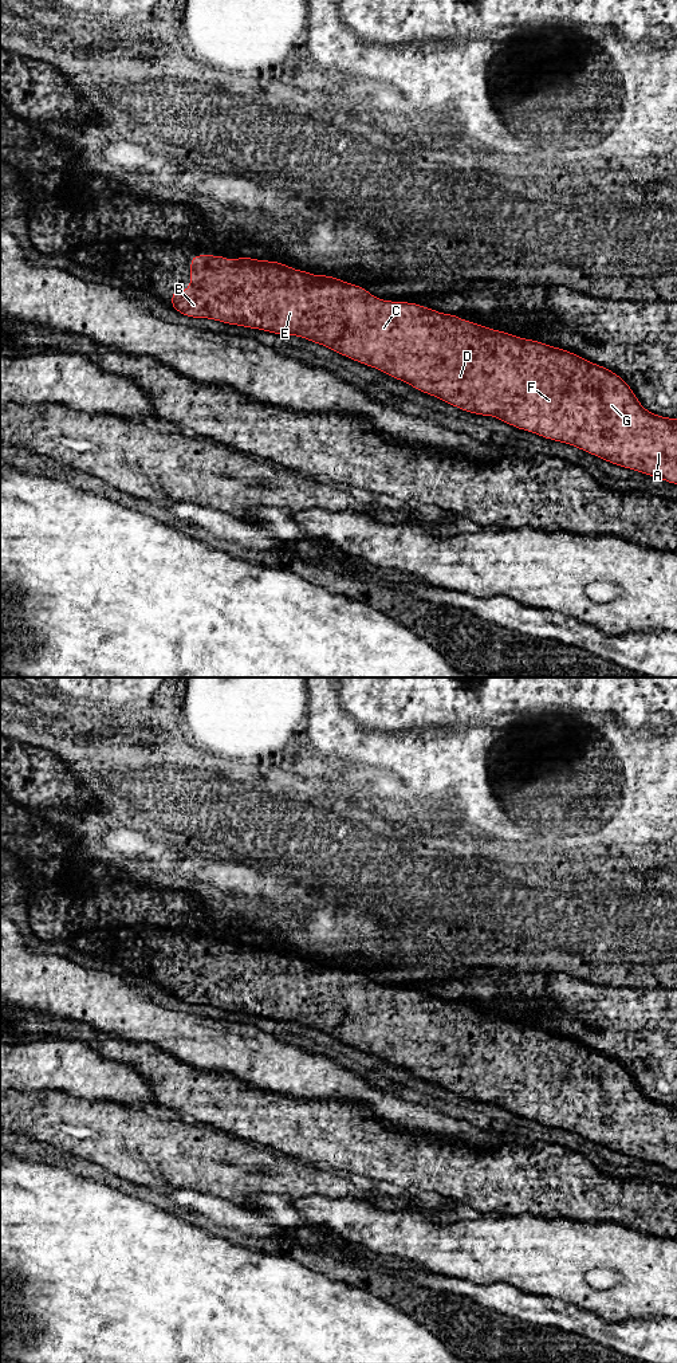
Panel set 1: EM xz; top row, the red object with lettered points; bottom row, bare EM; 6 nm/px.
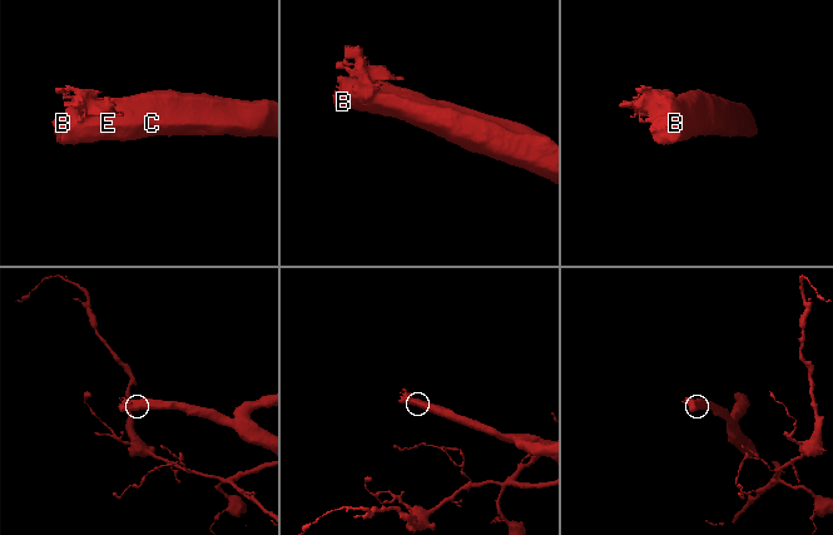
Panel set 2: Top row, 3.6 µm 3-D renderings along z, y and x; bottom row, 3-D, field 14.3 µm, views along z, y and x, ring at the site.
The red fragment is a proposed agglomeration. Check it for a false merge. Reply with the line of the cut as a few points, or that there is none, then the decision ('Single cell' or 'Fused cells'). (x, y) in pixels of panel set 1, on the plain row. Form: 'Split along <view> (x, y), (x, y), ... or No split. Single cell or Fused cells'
No split. Single cell

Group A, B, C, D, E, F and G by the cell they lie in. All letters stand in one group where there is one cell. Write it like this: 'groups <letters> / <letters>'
groups A B C D E F G

